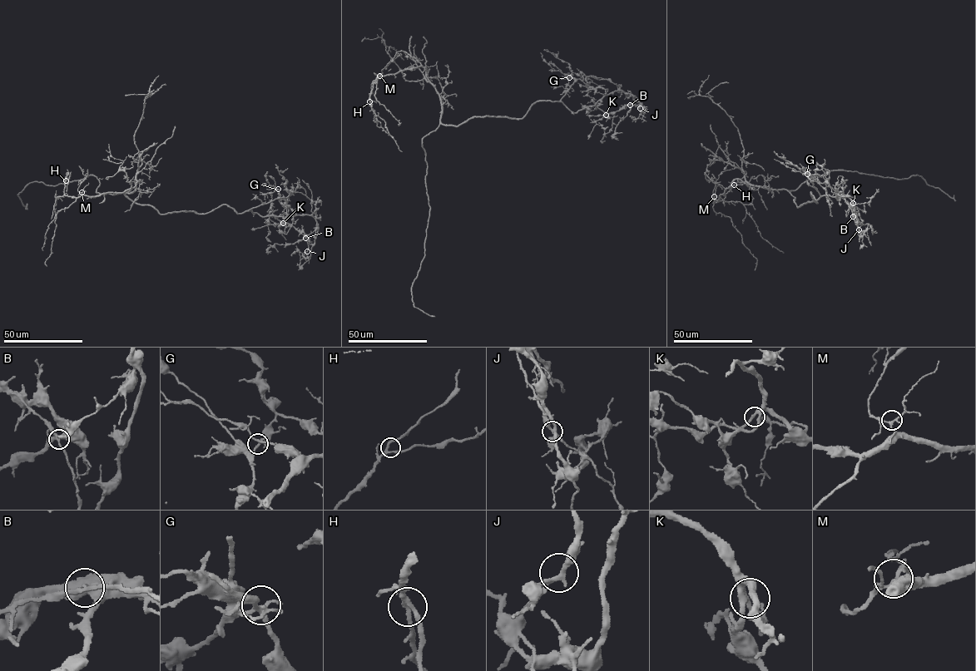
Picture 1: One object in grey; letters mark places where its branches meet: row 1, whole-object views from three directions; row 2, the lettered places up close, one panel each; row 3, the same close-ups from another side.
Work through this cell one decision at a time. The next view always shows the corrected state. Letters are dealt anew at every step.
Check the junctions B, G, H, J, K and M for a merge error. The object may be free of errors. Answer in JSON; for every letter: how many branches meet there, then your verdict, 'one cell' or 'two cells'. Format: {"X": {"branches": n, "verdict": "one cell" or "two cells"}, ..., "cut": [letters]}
{"B": {"branches": 3, "verdict": "two cells"}, "G": {"branches": 3, "verdict": "one cell"}, "H": {"branches": 3, "verdict": "one cell"}, "J": {"branches": 3, "verdict": "one cell"}, "K": {"branches": 3, "verdict": "one cell"}, "M": {"branches": 3, "verdict": "one cell"}, "cut": ["B"]}

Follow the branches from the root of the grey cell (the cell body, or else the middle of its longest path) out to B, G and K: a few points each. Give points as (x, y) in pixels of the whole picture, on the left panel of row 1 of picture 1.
B: (141, 204), (161, 214), (207, 213), (225, 204), (238, 214), (250, 210), (263, 216), (281, 214), (305, 238)
G: (141, 204), (166, 214), (184, 211), (207, 213), (225, 204), (242, 214), (277, 199), (278, 189)
K: (141, 204), (166, 214), (207, 213), (225, 204), (238, 214), (250, 210), (263, 216), (282, 214), (283, 223)

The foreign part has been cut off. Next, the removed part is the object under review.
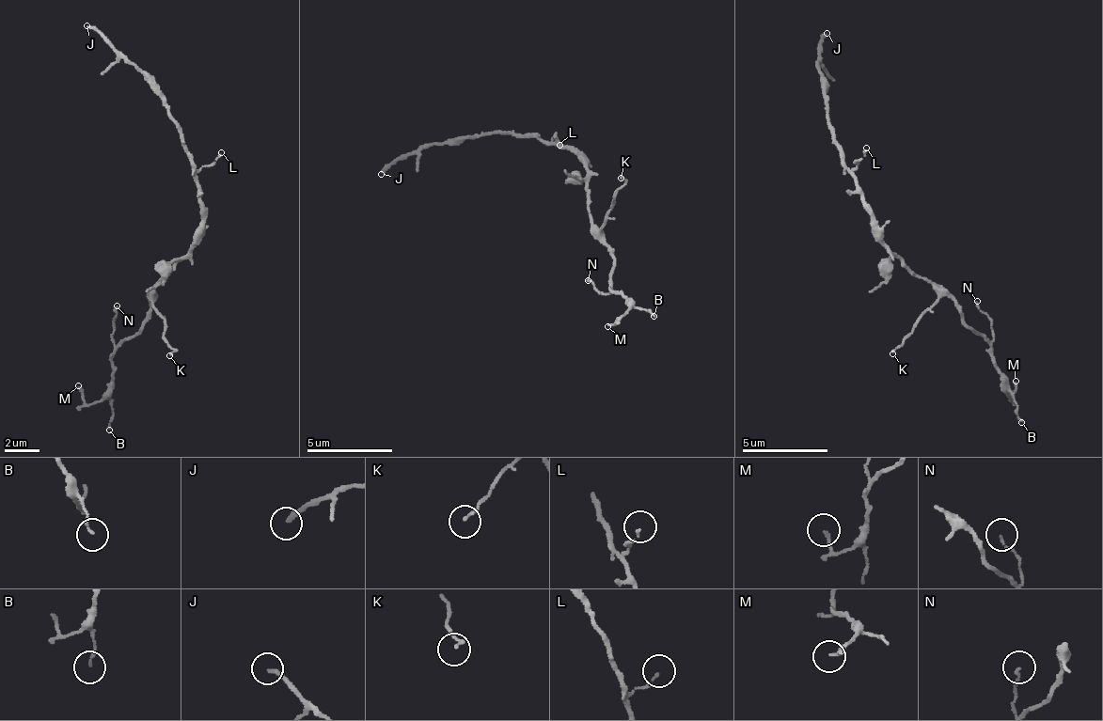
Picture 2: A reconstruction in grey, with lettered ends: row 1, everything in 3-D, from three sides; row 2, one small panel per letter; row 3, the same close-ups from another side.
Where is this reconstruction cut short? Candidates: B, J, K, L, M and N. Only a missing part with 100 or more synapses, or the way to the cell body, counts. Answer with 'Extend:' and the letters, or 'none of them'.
Extend: J

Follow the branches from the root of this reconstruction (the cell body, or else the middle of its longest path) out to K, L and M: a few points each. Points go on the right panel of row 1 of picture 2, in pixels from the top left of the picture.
K: (877, 235), (890, 254), (898, 254), (906, 268), (918, 276), (925, 276), (937, 294), (920, 323), (892, 353)
L: (877, 235), (855, 171), (855, 162), (866, 148)
M: (877, 235), (906, 268), (933, 281), (956, 303), (968, 325), (979, 330), (1005, 397), (1016, 381)

